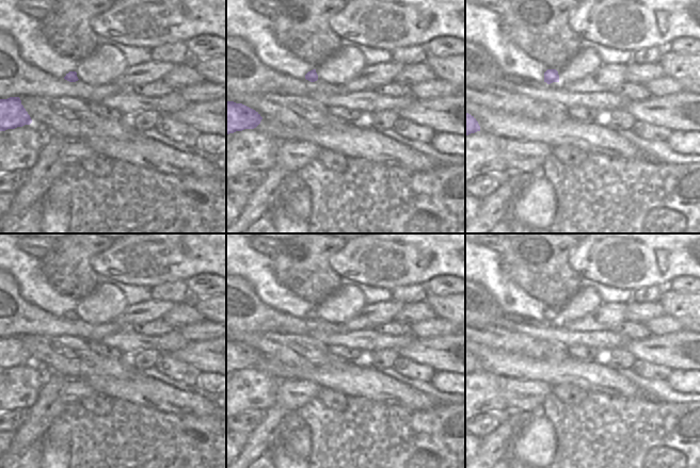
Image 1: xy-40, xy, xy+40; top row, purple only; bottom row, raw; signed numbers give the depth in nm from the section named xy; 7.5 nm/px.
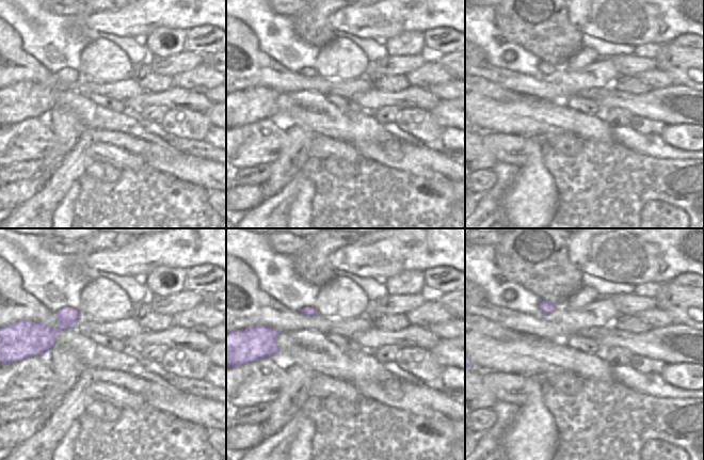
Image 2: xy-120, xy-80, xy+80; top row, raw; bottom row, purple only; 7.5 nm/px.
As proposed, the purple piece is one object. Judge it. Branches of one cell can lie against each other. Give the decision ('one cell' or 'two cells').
one cell

